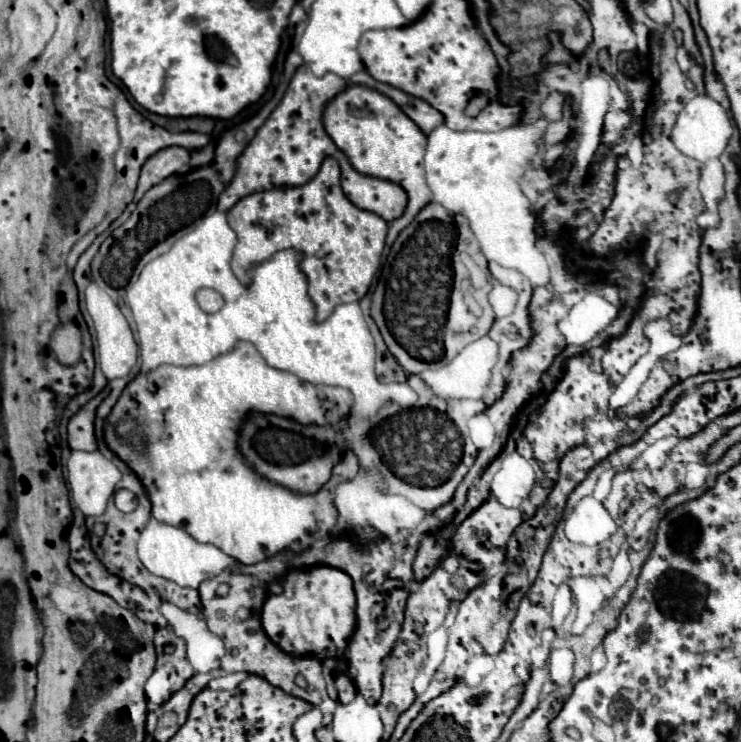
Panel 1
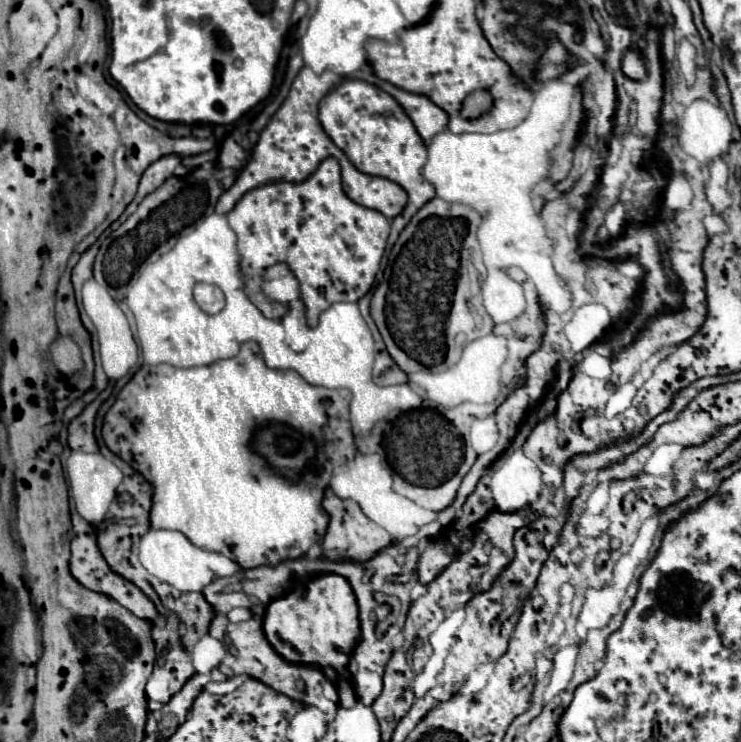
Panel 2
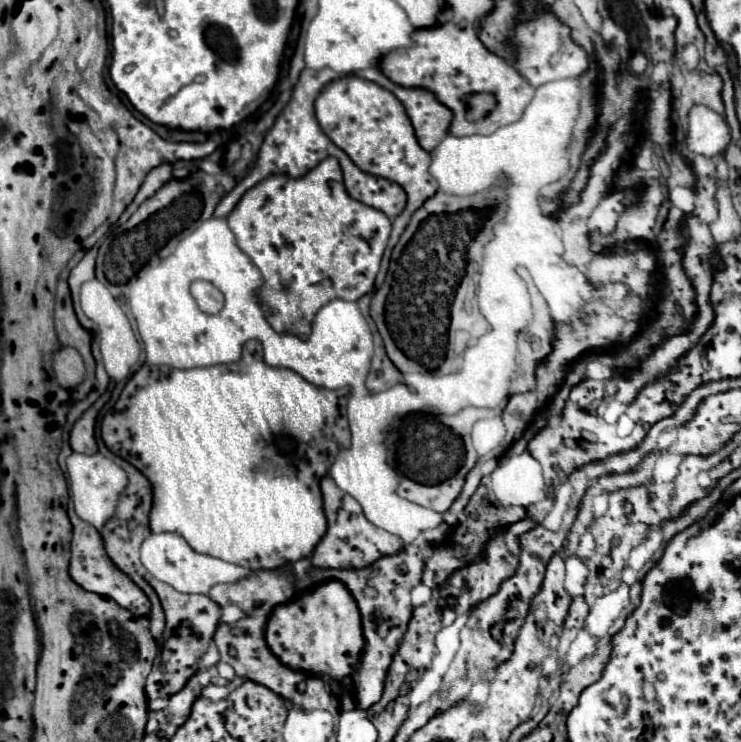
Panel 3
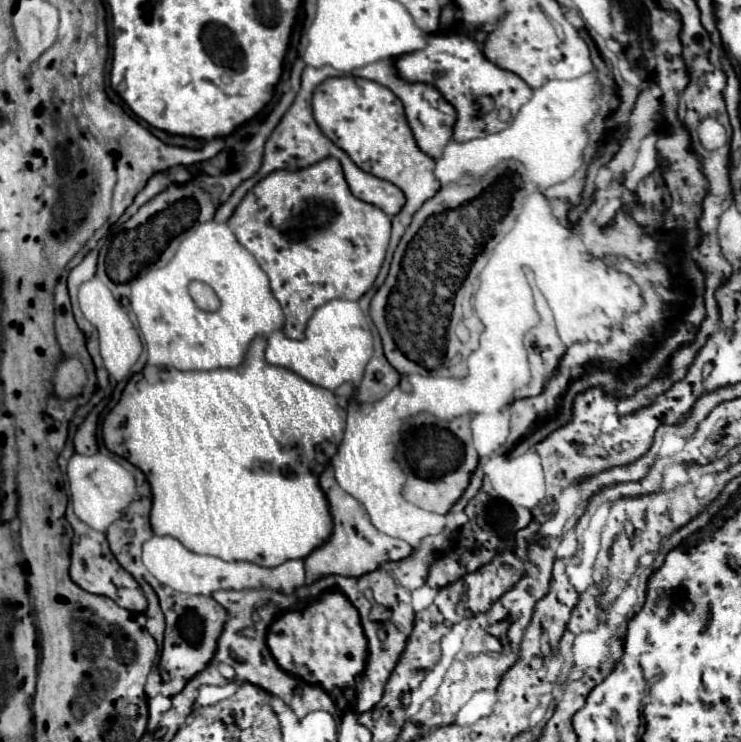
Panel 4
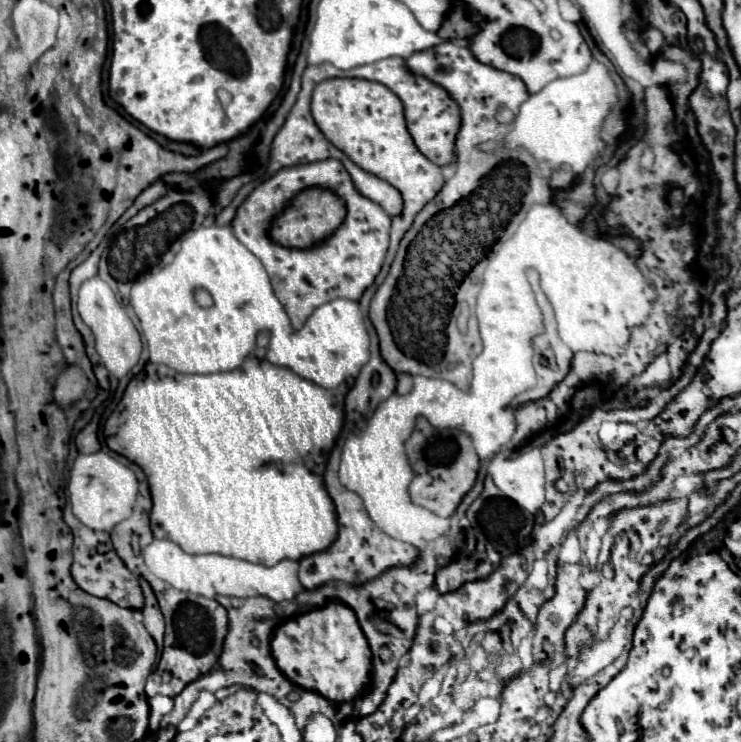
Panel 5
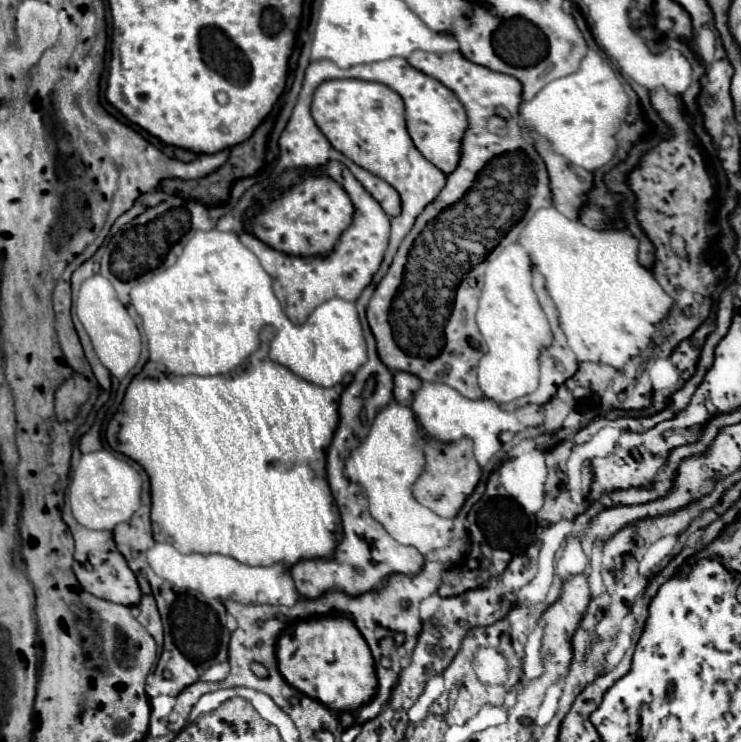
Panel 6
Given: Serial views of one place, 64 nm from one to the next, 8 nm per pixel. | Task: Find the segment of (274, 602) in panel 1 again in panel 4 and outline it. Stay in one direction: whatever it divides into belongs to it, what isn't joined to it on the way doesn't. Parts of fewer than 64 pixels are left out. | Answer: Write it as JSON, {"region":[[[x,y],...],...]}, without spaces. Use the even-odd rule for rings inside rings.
{"region":[[[338,590],[324,594],[302,612],[288,612],[276,618],[268,630],[268,648],[278,666],[304,680],[306,684],[318,684],[326,692],[334,686],[354,688],[356,678],[364,674],[368,640],[360,626],[356,608]]]}

